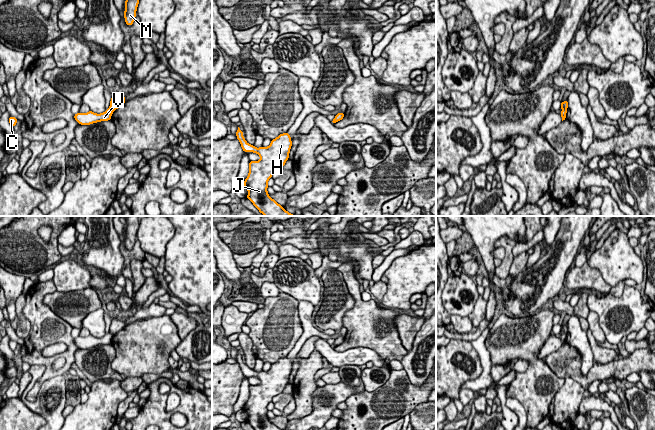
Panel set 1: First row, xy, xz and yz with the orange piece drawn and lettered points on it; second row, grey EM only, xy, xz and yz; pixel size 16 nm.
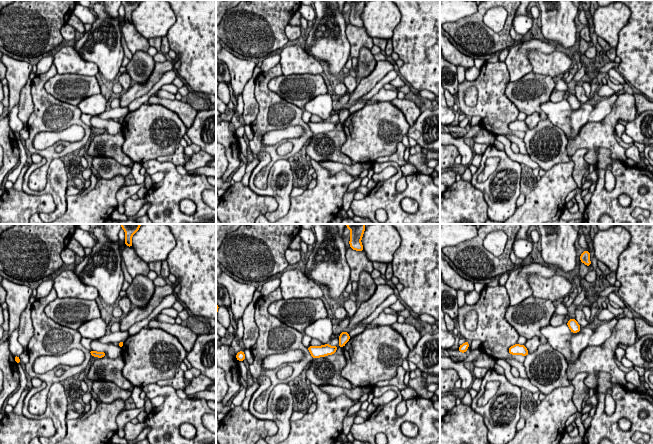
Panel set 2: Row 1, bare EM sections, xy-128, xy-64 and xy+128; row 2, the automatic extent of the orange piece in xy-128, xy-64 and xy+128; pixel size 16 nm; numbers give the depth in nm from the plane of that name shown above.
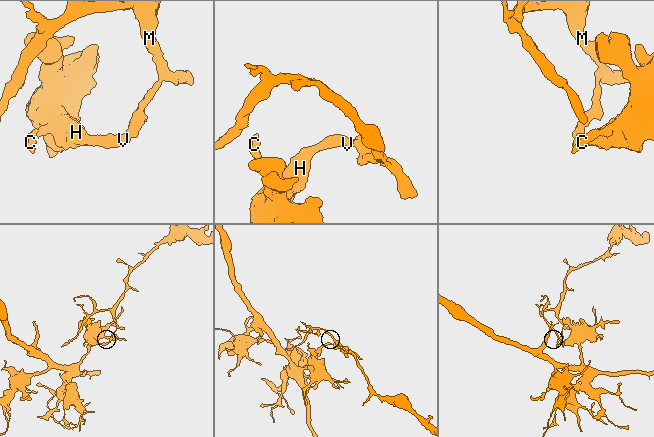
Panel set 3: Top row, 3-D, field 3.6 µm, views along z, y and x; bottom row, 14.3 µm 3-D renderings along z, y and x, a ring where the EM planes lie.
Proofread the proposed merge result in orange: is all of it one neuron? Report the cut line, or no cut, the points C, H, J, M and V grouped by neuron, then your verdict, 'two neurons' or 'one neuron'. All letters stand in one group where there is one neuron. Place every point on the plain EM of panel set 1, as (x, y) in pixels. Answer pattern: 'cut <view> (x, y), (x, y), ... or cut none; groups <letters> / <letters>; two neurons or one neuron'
cut xy (109, 331), (112, 336); groups C H J V / M; two neurons

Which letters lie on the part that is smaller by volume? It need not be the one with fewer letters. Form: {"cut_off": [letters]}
{"cut_off": ["M"]}

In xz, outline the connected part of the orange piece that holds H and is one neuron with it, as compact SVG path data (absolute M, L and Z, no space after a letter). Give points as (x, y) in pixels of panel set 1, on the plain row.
M239 351L236 360L244 376L254 376L261 381L259 385L250 385L249 387L250 395L243 407L248 414L247 423L254 430L281 430L269 421L267 406L272 402L272 398L282 393L288 384L292 370L291 360L287 356L280 358L277 362L271 364L268 371L262 370L260 372L248 368Z

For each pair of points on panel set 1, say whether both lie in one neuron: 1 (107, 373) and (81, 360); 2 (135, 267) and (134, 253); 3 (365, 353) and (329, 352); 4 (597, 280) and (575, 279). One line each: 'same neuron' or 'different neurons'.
1: same neuron
2: different neurons
3: same neuron
4: same neuron

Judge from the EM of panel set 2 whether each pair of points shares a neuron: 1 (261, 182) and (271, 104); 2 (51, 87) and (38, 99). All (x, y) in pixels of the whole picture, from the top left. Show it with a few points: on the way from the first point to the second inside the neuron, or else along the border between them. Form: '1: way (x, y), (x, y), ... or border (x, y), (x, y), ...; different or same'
1: way (272, 162), (272, 154), (259, 143), (262, 124); same
2: border (56, 73), (44, 88), (68, 102); different

